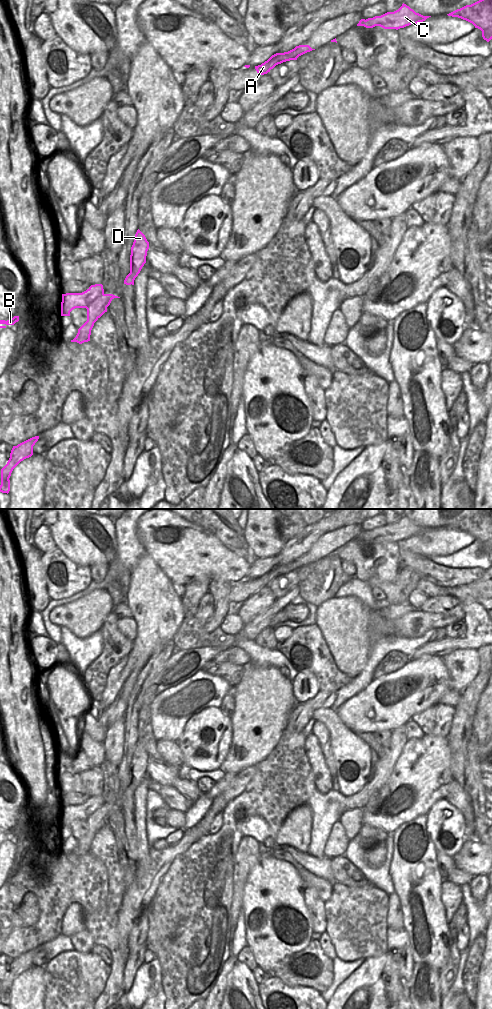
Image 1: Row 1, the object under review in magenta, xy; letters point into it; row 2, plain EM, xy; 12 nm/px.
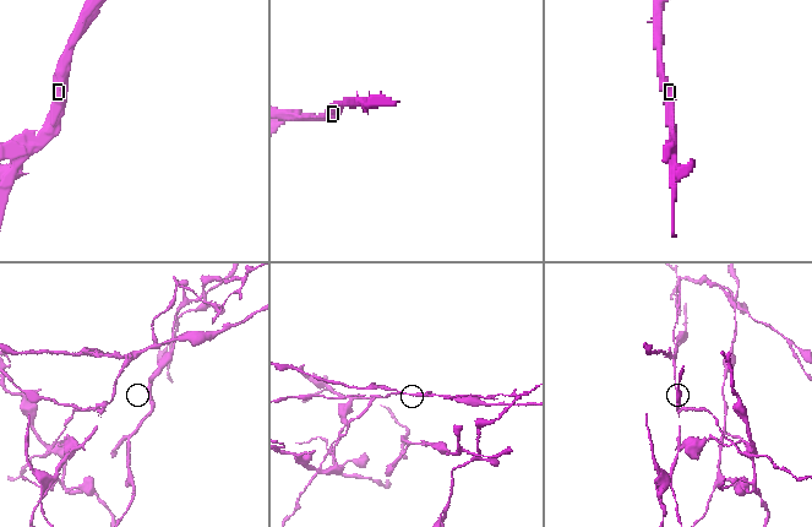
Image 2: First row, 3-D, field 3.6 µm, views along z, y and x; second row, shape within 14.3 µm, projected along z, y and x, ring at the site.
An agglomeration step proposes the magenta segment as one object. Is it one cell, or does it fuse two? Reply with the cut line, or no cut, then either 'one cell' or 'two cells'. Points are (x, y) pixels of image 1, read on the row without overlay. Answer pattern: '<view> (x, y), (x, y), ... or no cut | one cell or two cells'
xy (103, 804), (86, 820) | two cells

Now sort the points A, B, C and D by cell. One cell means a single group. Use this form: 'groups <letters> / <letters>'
groups A C D / B

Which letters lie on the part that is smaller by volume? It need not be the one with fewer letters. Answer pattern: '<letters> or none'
B

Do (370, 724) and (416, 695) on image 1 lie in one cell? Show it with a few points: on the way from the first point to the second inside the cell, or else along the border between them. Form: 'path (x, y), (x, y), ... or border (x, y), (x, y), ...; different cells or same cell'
path (381, 717), (392, 706), (405, 699); same cell

